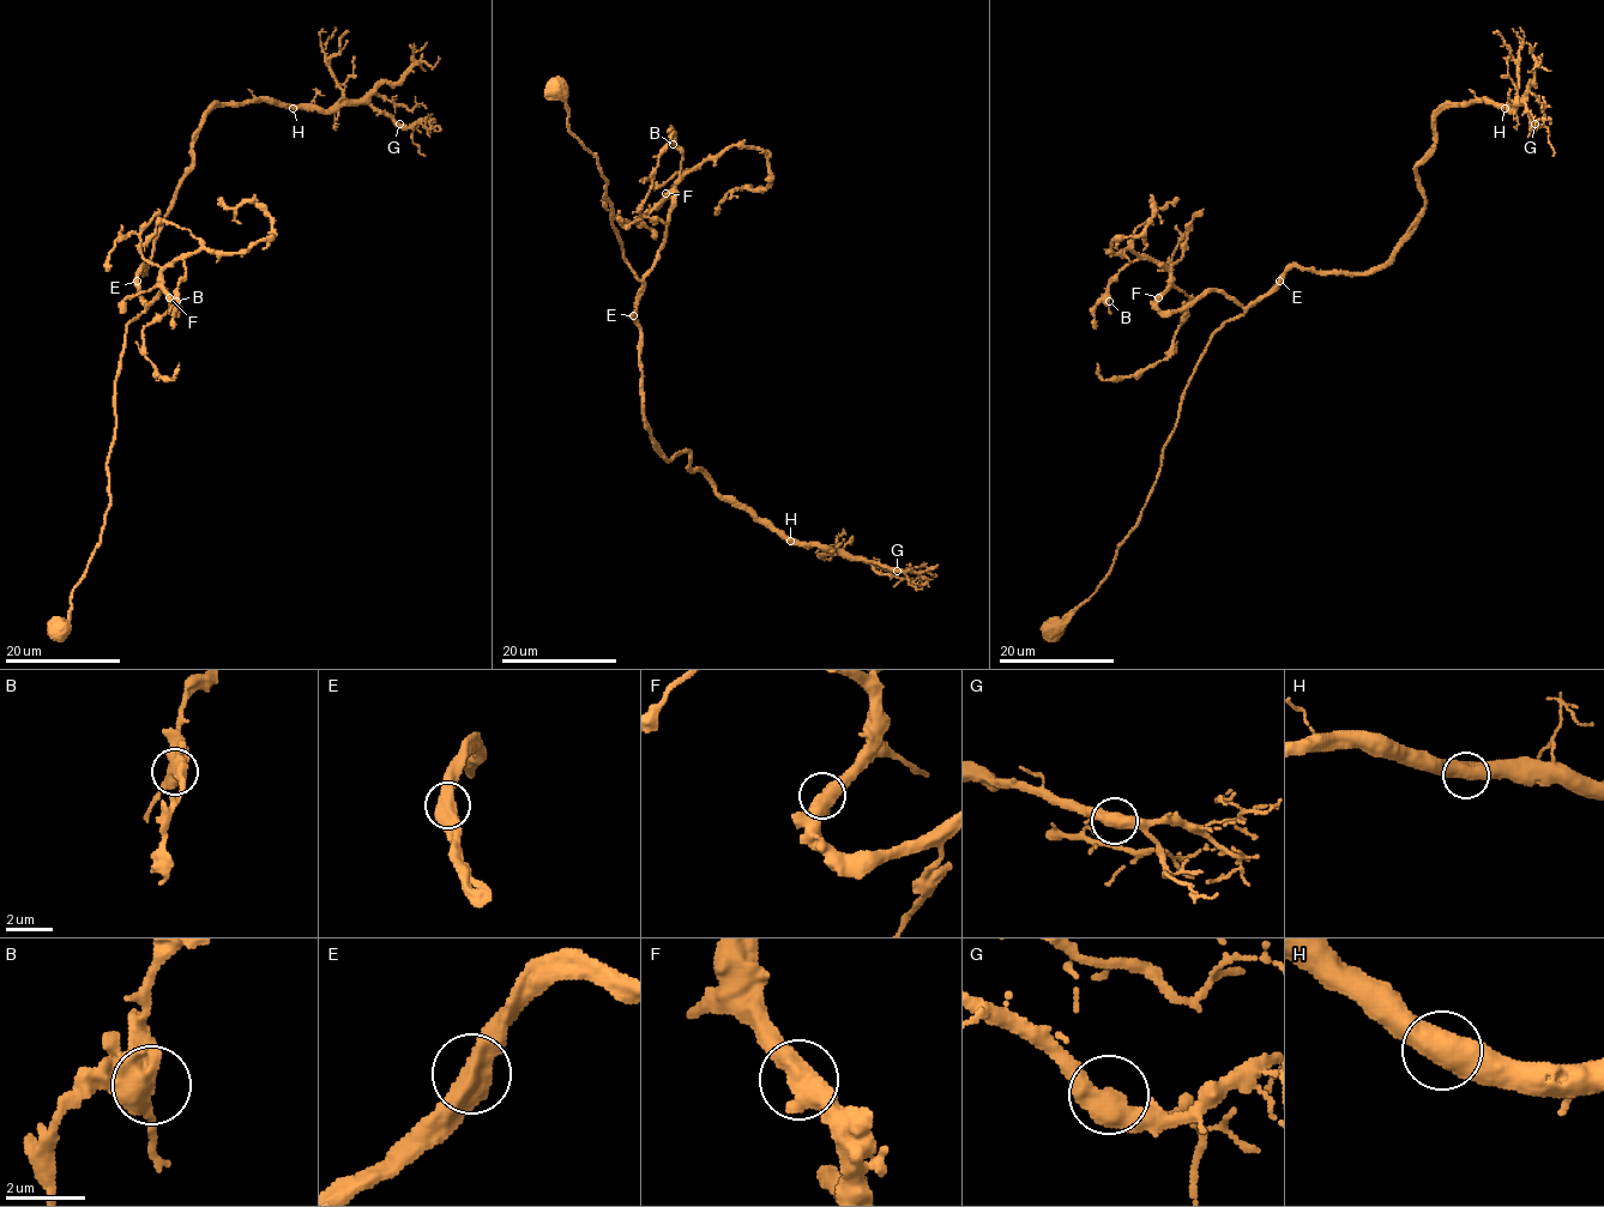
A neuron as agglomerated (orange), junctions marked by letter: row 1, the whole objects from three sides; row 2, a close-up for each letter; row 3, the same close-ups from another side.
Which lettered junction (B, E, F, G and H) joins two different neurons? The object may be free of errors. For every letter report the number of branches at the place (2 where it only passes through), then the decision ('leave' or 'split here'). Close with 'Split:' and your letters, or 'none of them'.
B: branches 2; leave
E: branches 2; leave
F: branches 2; leave
G: branches 2; leave
H: branches 2; leave
Split: none of them

